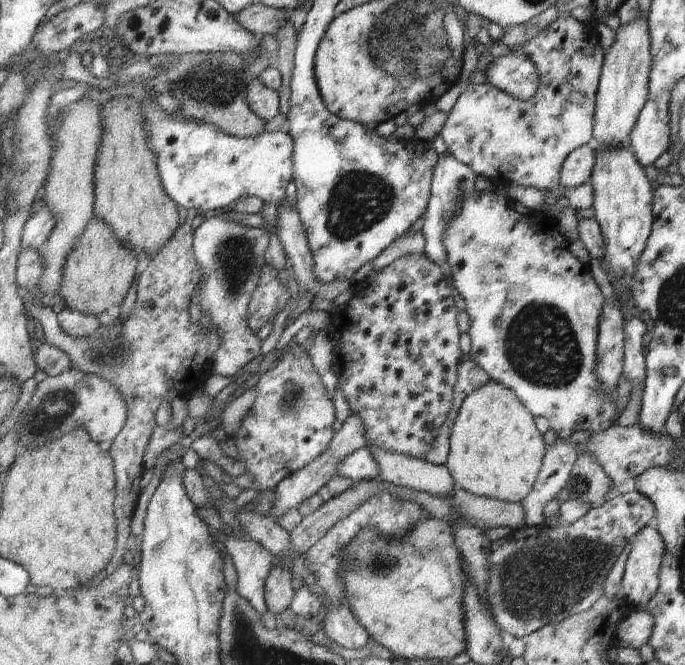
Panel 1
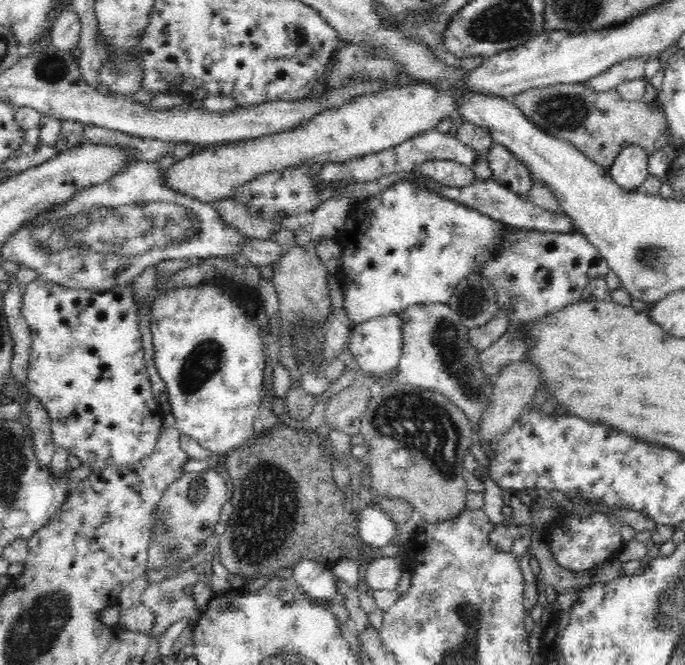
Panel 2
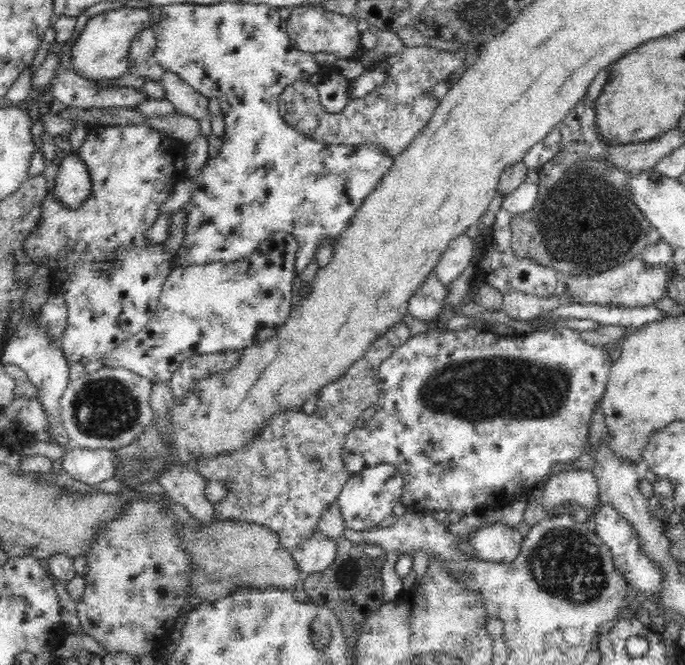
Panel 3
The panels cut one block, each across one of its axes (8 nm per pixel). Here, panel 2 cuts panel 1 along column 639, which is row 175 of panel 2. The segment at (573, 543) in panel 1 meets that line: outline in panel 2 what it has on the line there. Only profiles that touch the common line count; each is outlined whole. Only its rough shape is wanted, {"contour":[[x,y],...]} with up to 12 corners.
{"contour":[[492,143],[487,153],[492,176],[525,196],[534,182],[507,148]]}

